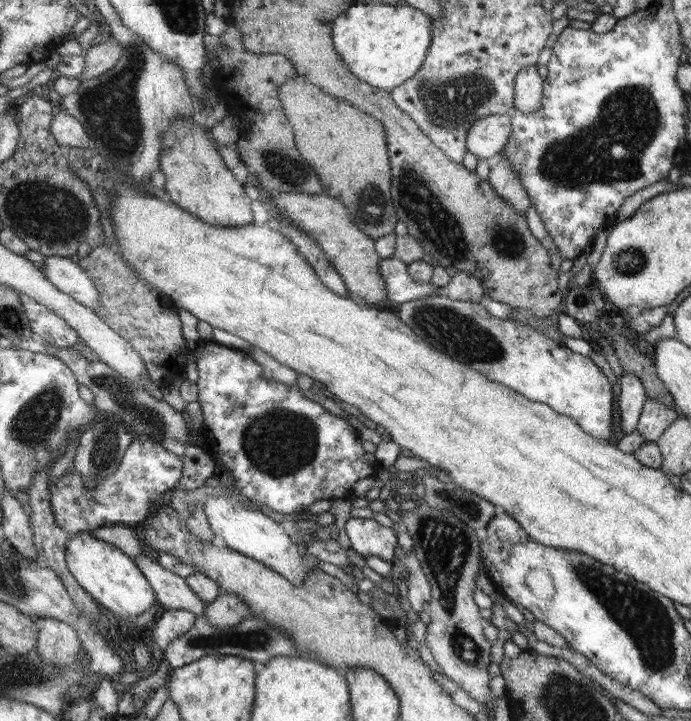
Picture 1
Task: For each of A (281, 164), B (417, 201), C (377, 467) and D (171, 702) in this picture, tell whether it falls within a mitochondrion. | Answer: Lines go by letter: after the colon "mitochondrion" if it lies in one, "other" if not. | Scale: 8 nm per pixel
A: mitochondrion
B: mitochondrion
C: other
D: other

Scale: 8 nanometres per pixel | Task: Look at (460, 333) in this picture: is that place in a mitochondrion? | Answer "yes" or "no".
yes

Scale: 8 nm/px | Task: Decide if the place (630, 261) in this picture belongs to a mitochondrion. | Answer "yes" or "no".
yes

